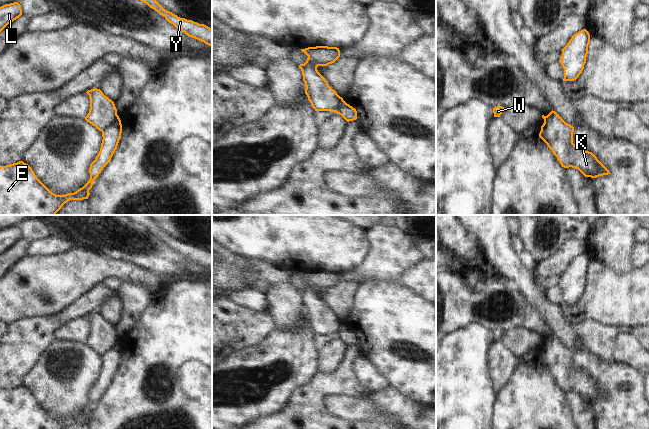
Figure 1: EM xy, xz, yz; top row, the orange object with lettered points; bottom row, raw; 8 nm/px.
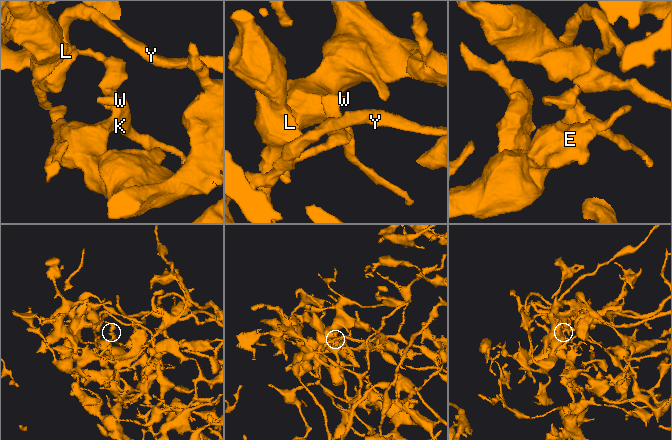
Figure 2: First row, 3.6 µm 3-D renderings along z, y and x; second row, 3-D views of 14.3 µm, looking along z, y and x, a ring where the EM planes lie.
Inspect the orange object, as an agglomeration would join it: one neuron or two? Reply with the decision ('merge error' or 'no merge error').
merge error

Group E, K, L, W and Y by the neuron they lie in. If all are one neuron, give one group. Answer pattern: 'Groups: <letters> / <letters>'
Groups: E K L / W Y

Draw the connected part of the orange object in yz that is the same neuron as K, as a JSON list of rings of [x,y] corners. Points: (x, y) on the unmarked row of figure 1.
[[[552,334],[544,343],[539,361],[552,374],[562,391],[578,393],[585,401],[591,402],[610,398],[592,376],[573,367],[573,356],[574,351]]]

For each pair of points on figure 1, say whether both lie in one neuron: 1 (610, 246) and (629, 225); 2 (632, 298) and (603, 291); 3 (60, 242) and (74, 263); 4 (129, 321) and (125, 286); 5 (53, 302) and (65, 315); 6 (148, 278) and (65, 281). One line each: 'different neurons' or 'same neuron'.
1: same neuron
2: same neuron
3: different neurons
4: same neuron
5: different neurons
6: same neuron

